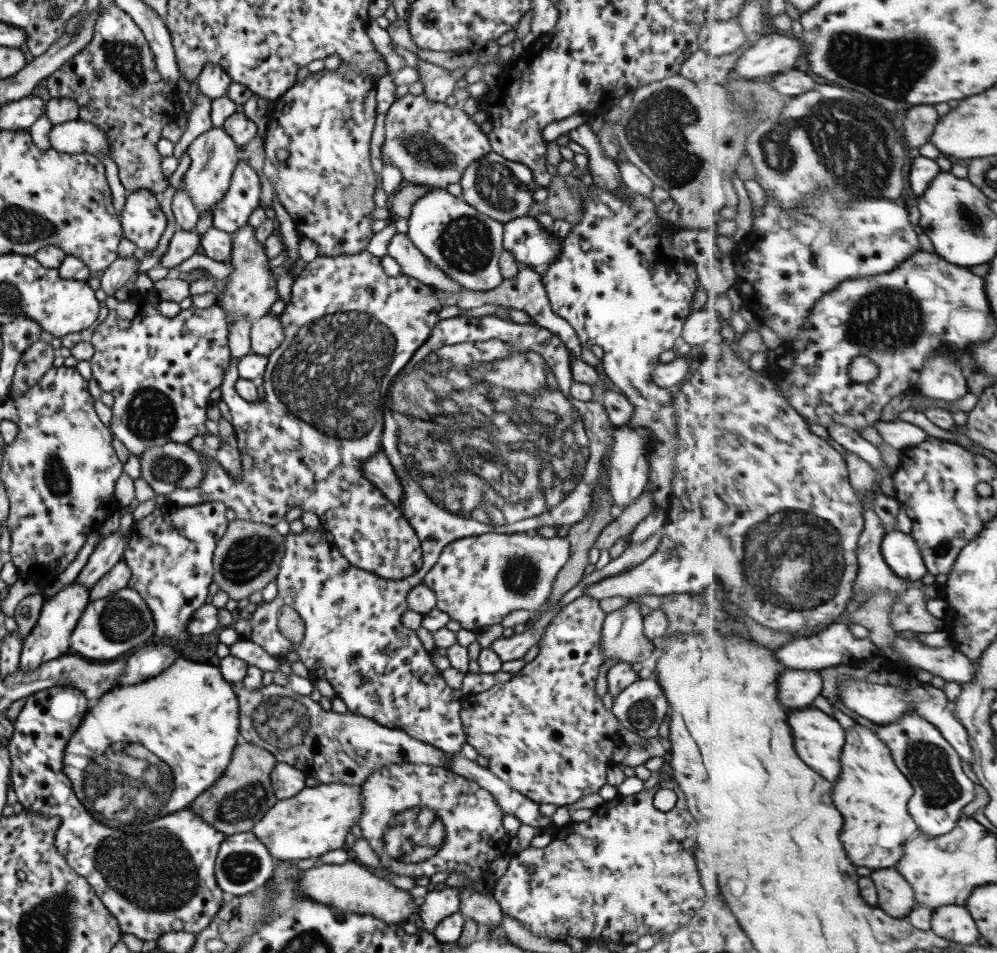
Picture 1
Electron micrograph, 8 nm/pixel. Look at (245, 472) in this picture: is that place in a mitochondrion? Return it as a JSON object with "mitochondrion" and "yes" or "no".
{"mitochondrion":"no"}

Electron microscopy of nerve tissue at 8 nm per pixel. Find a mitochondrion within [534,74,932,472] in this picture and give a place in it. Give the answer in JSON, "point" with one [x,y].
{"point":[867,164]}

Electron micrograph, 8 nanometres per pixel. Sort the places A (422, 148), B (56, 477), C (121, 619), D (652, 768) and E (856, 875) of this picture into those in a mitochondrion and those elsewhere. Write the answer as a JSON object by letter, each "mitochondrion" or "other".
{"A":"mitochondrion","B":"mitochondrion","C":"mitochondrion","D":"other","E":"other"}

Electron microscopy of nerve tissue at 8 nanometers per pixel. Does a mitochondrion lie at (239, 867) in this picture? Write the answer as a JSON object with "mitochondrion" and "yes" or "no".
{"mitochondrion":"yes"}

